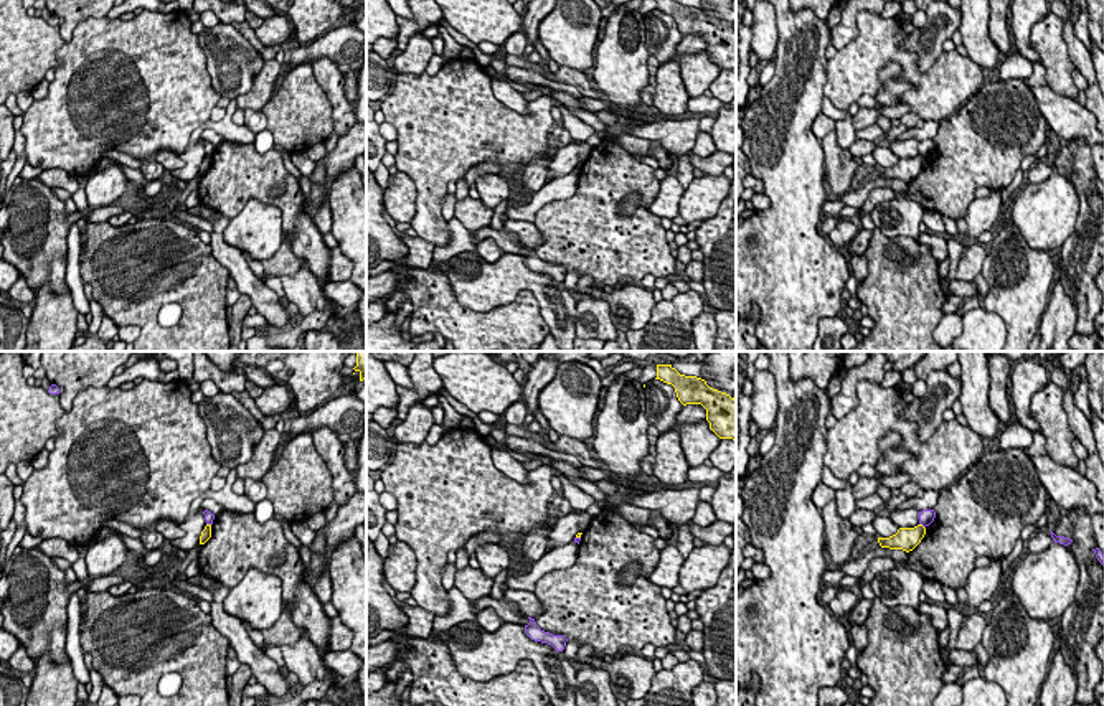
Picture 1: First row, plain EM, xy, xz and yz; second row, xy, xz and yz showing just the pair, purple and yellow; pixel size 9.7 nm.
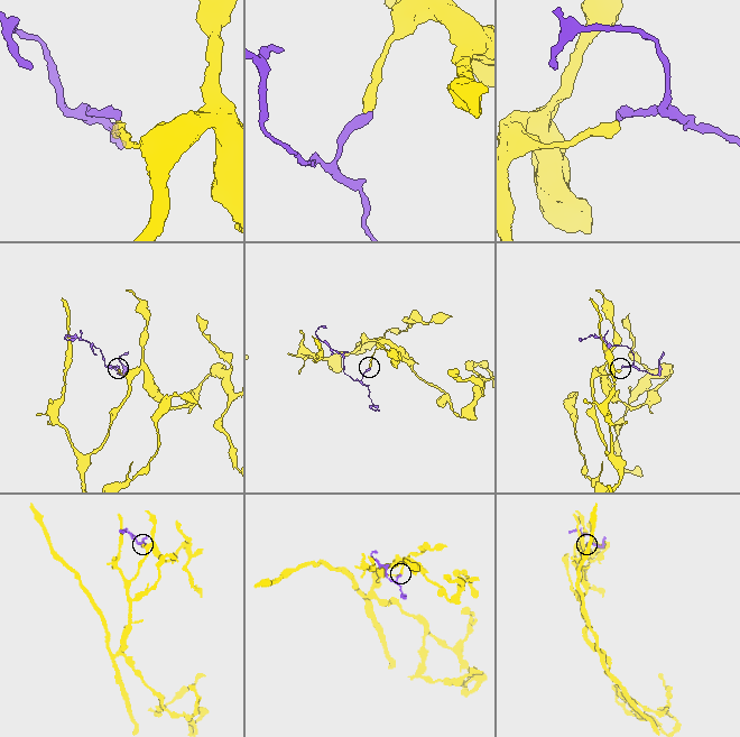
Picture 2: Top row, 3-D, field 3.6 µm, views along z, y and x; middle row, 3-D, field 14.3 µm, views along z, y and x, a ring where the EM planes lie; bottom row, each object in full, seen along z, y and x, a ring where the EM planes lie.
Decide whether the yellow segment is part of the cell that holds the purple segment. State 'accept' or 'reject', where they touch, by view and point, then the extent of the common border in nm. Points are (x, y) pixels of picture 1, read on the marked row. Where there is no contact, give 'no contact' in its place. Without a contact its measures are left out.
reject; contact yz (923, 525); length 80 nm

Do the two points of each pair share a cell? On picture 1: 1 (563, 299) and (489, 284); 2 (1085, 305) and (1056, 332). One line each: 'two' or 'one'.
1: one
2: two

